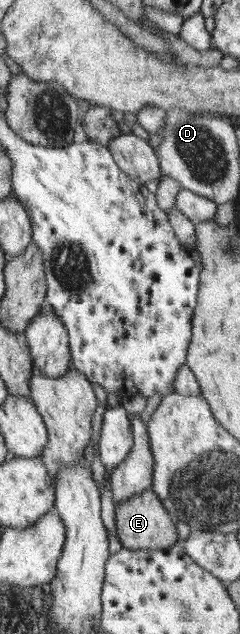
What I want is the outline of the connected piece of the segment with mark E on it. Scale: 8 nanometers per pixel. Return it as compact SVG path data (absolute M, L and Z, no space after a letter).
M152 488L123 500L116 507L116 533L124 548L127 549L170 549L179 541L179 533L174 522L175 519Z

